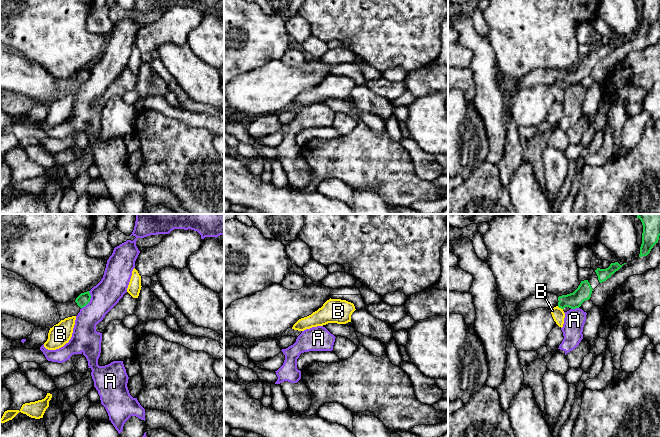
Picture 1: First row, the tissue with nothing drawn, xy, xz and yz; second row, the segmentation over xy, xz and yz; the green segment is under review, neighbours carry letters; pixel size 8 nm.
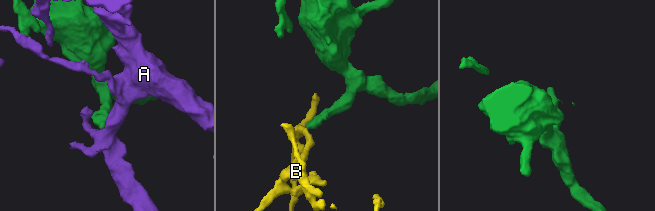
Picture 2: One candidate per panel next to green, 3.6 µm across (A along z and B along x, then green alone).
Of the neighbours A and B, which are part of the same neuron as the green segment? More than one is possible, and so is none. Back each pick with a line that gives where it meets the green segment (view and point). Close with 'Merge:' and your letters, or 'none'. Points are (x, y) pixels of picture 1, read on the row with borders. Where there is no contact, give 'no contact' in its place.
Merge: none

